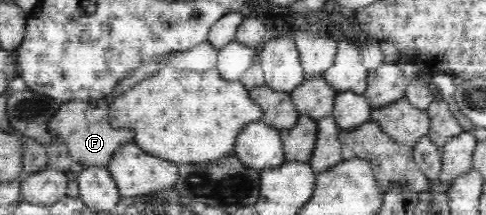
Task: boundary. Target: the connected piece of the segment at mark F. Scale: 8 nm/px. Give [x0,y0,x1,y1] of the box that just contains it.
[47,99,134,167]

